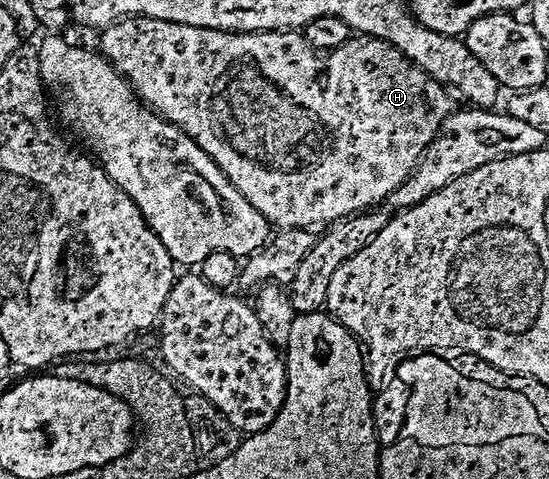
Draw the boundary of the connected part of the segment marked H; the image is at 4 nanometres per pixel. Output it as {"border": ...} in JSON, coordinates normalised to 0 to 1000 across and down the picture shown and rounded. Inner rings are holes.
{"border":[[[230,33],[189,56],[182,71],[182,111],[235,169],[235,180],[259,215],[313,263],[322,263],[341,284],[348,284],[348,292],[355,292],[355,301],[362,301],[362,309],[370,309],[370,317],[392,334],[395,349],[413,367],[413,376],[421,376],[421,384],[428,384],[432,399],[505,476],[577,476],[583,463],[605,468],[617,455],[634,455],[645,443],[678,432],[678,422],[692,411],[707,411],[710,399],[721,395],[725,382],[752,353],[763,328],[763,307],[776,294],[778,282],[801,261],[805,246],[829,221],[818,207],[820,190],[812,182],[765,146],[747,121],[725,109],[699,79],[638,75],[605,98],[594,111],[599,115],[583,129],[577,123],[579,106],[556,86],[554,69],[534,63],[466,63],[455,71],[434,71],[423,63],[362,58],[288,38]]]}

